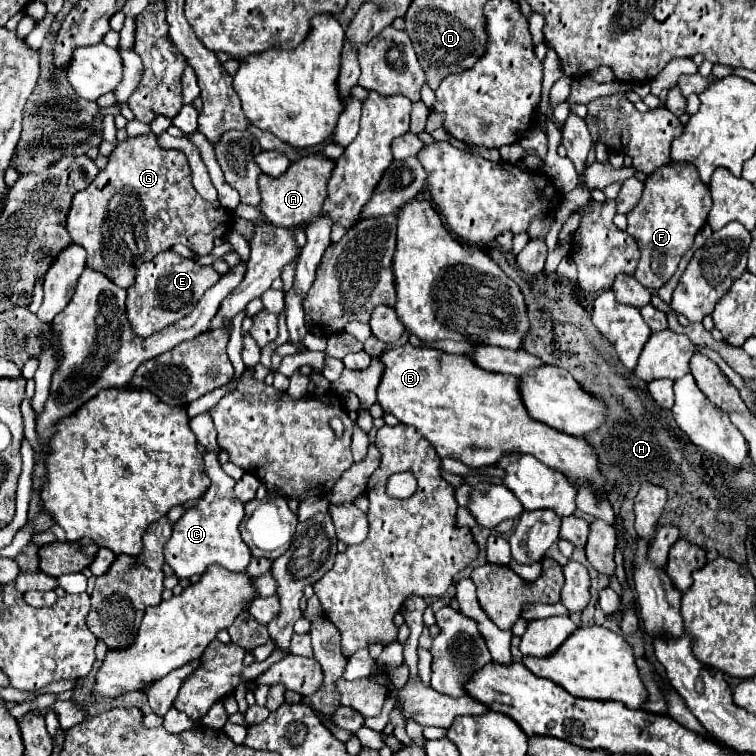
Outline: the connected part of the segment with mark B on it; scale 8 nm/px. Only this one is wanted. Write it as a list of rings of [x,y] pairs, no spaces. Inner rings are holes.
[[[403,344],[389,348],[381,354],[381,360],[385,364],[385,372],[381,378],[381,384],[377,388],[377,400],[383,406],[385,412],[391,412],[399,418],[399,422],[413,426],[423,438],[427,438],[437,454],[441,458],[455,458],[463,464],[477,468],[485,464],[495,464],[503,454],[509,452],[529,452],[543,464],[547,464],[553,470],[559,470],[575,490],[579,490],[581,484],[591,486],[599,500],[605,500],[605,494],[615,486],[611,480],[607,480],[605,474],[599,472],[599,454],[595,446],[591,446],[585,438],[575,438],[569,434],[563,434],[539,420],[533,420],[523,404],[521,398],[521,380],[515,376],[503,376],[495,372],[487,372],[479,368],[471,356],[467,354],[447,354],[437,348],[417,348],[413,344]]]

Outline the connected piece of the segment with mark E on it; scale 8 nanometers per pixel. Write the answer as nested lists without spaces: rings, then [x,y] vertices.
[[[171,250],[161,252],[155,256],[155,260],[137,270],[135,284],[127,288],[127,318],[133,332],[147,338],[153,332],[159,332],[163,326],[175,324],[195,308],[203,292],[217,280],[219,274],[213,270],[213,266],[201,266],[199,262],[183,258]]]

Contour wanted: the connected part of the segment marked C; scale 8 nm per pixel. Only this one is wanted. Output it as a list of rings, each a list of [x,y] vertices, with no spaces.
[[[199,414],[199,416],[191,418],[191,430],[197,436],[199,444],[203,444],[207,448],[203,458],[205,458],[205,470],[211,480],[211,486],[201,496],[199,504],[195,508],[189,508],[173,524],[173,534],[169,538],[169,542],[165,544],[165,562],[173,568],[173,572],[177,574],[179,580],[185,580],[191,576],[201,576],[213,564],[223,566],[231,572],[241,572],[251,562],[251,550],[247,548],[247,544],[243,542],[241,532],[239,532],[239,524],[243,520],[243,504],[233,494],[235,480],[221,470],[221,464],[219,464],[221,448],[217,444],[217,432],[213,428],[211,416]]]

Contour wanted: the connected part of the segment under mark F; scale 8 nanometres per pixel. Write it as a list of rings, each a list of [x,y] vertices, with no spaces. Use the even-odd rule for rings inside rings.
[[[671,162],[647,176],[639,204],[627,214],[627,232],[641,250],[641,260],[633,276],[645,288],[657,290],[675,274],[683,254],[691,248],[695,234],[705,226],[711,206],[711,190],[701,182],[697,168],[691,164]]]

